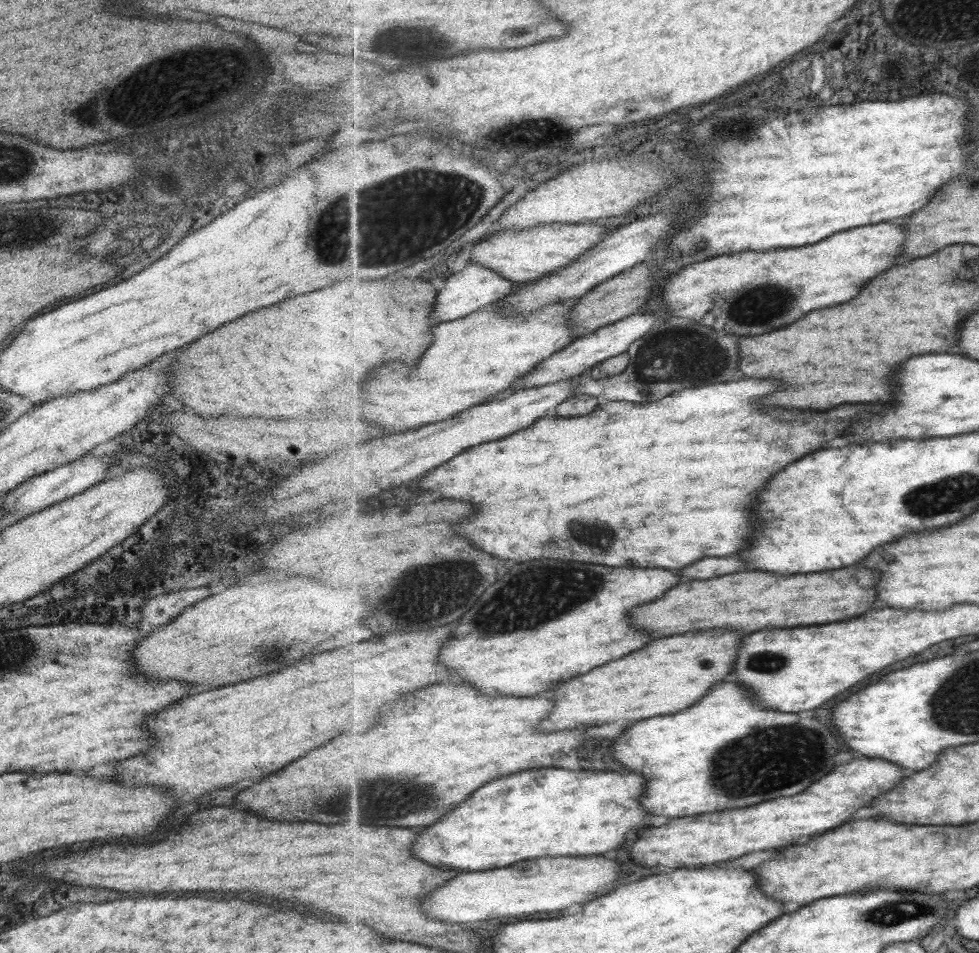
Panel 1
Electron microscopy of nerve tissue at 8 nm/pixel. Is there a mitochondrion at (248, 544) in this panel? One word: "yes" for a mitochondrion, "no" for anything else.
no

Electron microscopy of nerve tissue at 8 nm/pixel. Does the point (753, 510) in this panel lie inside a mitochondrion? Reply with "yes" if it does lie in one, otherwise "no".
no

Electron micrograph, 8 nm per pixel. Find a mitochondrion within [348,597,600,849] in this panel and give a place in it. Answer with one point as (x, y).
(411, 797)

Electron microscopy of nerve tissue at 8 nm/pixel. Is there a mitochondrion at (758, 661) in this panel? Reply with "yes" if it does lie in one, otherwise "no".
yes

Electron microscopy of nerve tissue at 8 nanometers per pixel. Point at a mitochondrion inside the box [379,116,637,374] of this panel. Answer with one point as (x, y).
(540, 128)

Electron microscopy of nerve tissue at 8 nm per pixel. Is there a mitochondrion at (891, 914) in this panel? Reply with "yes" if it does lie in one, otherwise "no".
yes

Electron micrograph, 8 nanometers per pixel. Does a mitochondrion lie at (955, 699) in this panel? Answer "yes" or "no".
yes

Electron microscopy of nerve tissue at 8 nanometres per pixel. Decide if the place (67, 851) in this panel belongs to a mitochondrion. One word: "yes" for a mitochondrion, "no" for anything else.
no

